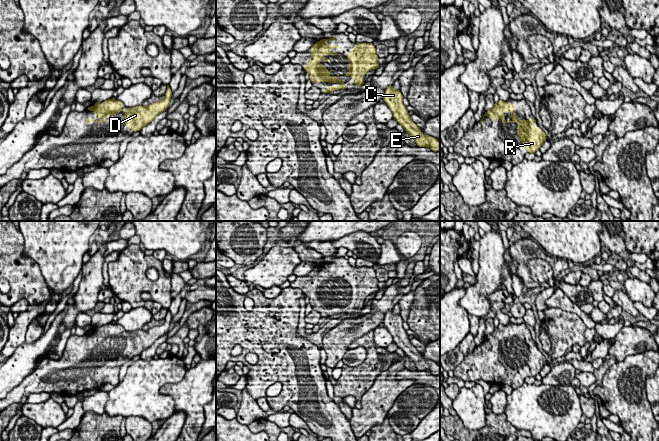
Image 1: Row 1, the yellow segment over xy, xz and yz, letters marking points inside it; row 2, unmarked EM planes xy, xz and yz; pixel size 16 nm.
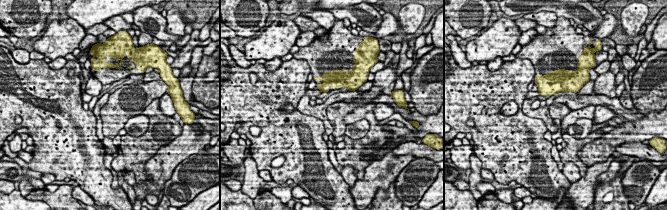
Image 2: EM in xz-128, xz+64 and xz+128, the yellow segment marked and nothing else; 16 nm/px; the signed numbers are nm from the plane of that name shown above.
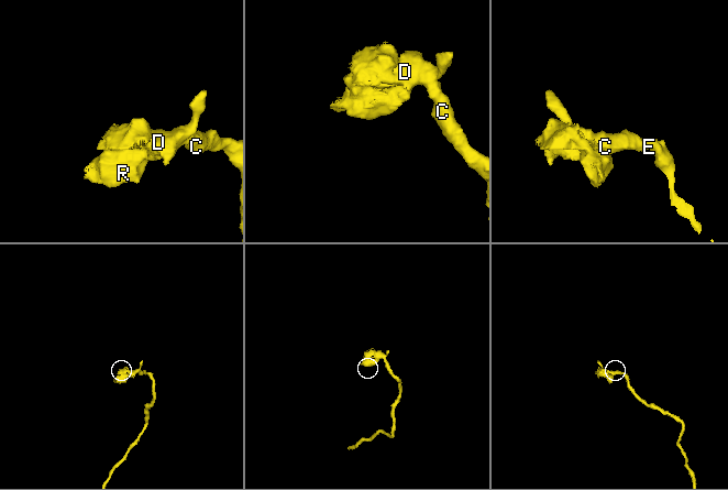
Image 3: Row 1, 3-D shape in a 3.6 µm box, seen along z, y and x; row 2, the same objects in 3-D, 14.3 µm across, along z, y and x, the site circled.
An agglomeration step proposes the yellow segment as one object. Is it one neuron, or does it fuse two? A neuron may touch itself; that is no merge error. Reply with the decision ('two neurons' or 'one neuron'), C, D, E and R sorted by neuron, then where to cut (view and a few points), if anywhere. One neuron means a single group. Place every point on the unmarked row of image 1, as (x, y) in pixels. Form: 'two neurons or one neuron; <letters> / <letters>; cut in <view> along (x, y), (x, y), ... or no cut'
one neuron; C D E R; no cut

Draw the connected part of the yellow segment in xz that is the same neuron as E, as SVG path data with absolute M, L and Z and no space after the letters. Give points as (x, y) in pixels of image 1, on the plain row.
M393 309L387 311L383 320L383 324L391 333L394 343L414 362L418 371L429 370L431 375L439 375L440 366L438 363L422 357L420 352L411 344L408 334L403 328L403 322L400 314L394 314Z

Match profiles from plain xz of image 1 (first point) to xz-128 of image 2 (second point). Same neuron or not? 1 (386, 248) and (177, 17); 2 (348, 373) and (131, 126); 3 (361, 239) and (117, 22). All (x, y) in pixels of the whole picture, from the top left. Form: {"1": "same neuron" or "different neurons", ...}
{"1": "same neuron", "2": "different neurons", "3": "different neurons"}

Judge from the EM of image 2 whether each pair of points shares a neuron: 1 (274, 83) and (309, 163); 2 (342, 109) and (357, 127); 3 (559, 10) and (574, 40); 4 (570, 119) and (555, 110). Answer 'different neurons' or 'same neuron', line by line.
1: same neuron
2: different neurons
3: different neurons
4: different neurons

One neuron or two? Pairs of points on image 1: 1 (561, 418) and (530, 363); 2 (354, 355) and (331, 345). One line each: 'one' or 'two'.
1: two
2: two

